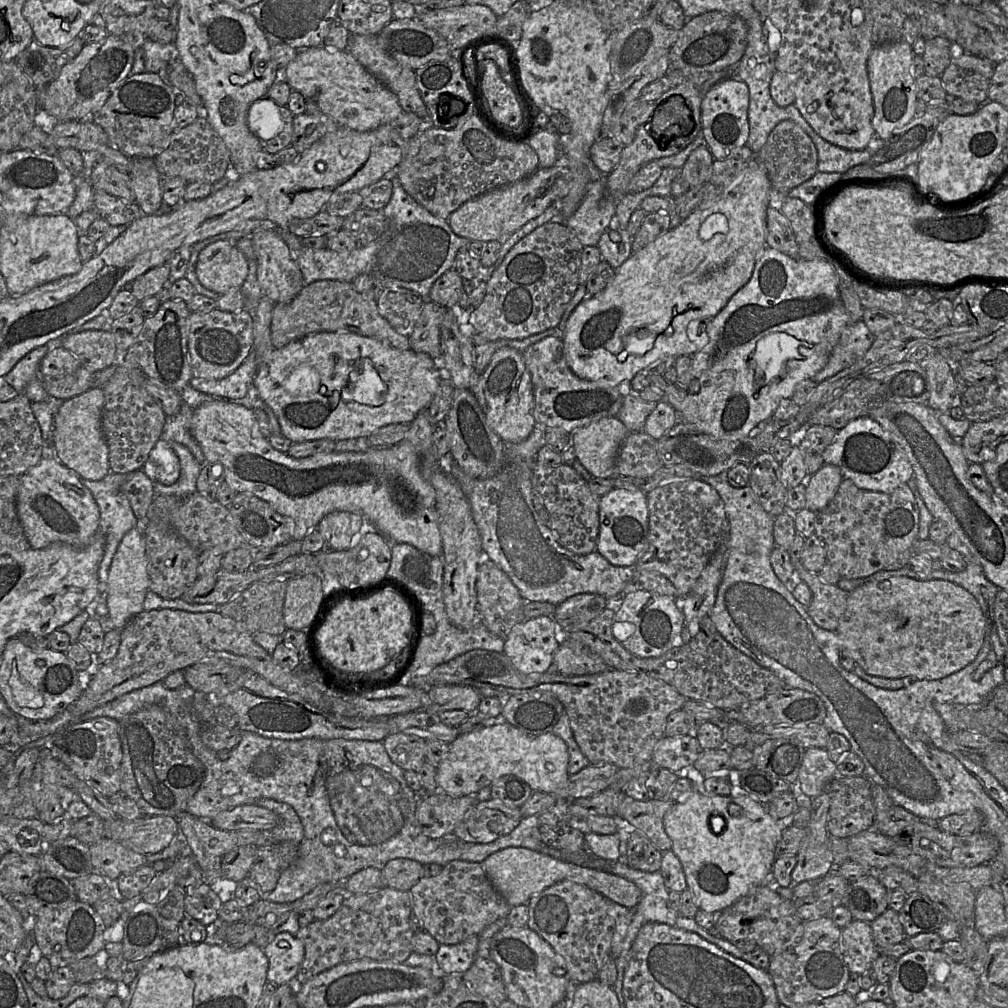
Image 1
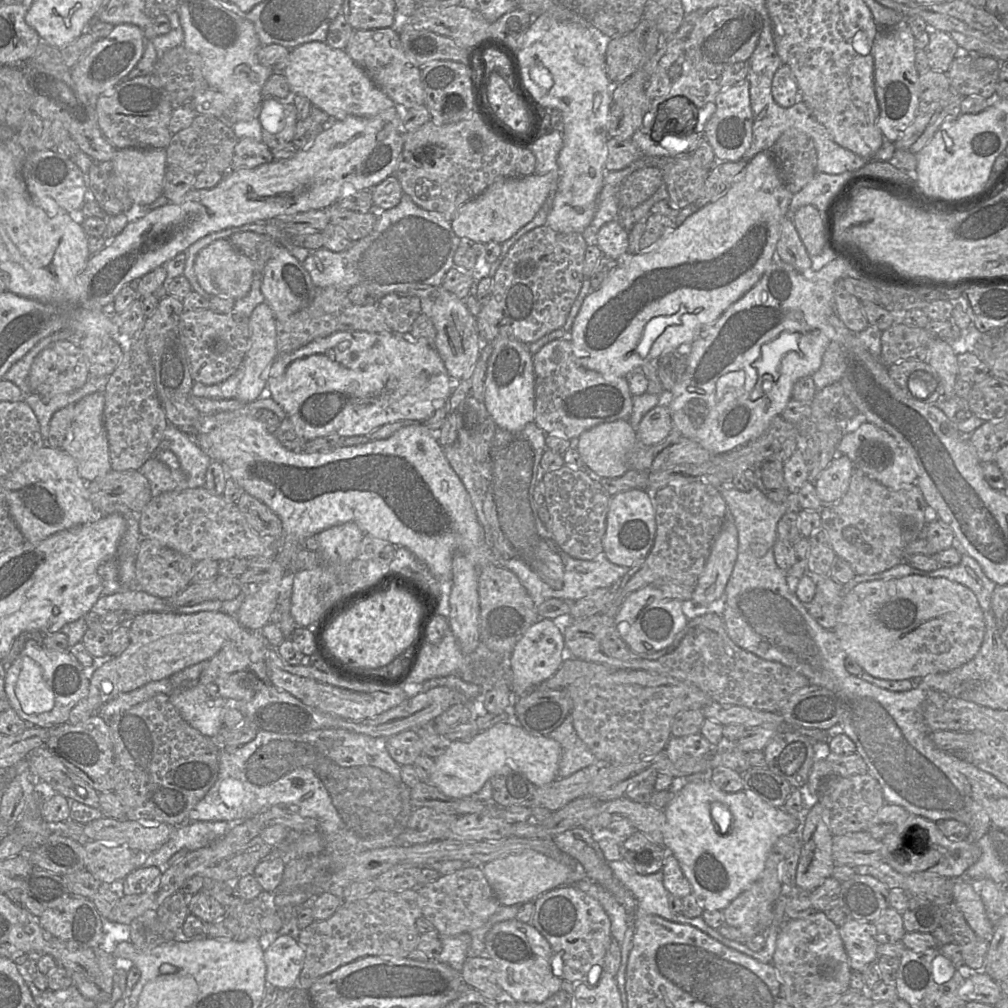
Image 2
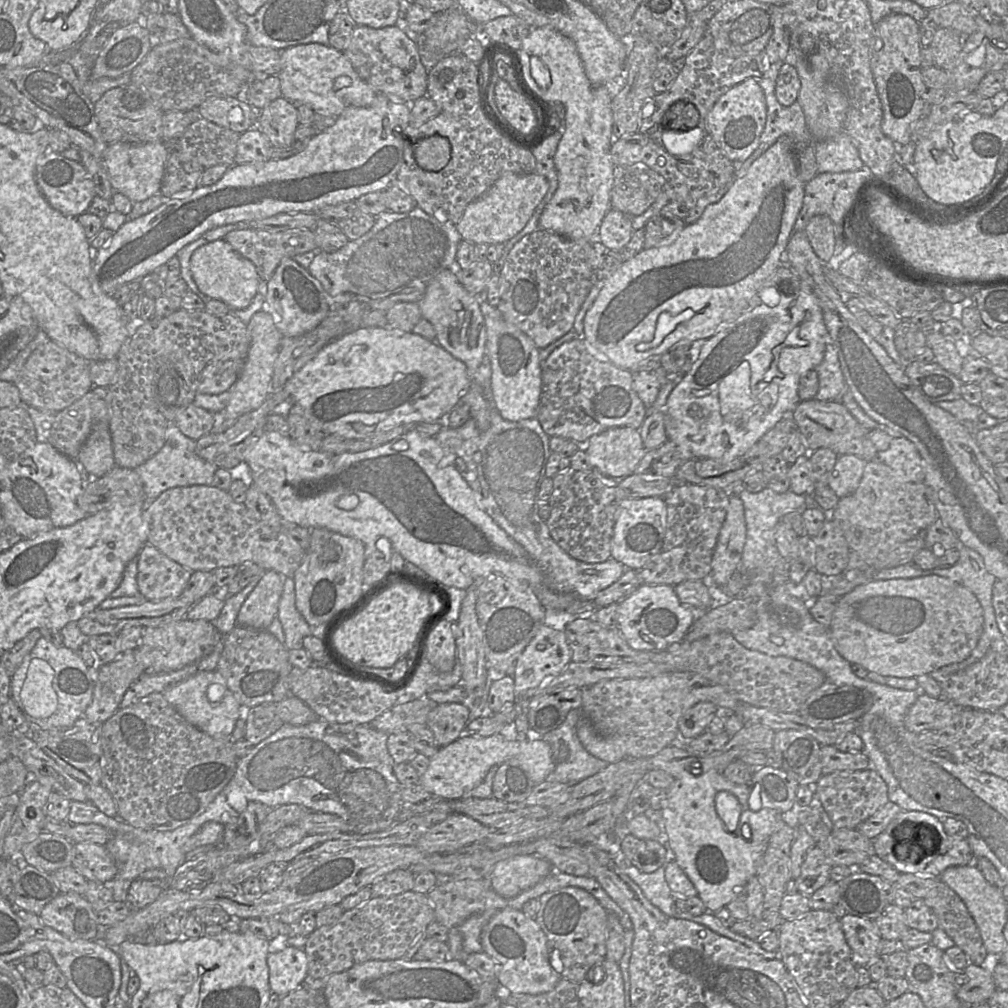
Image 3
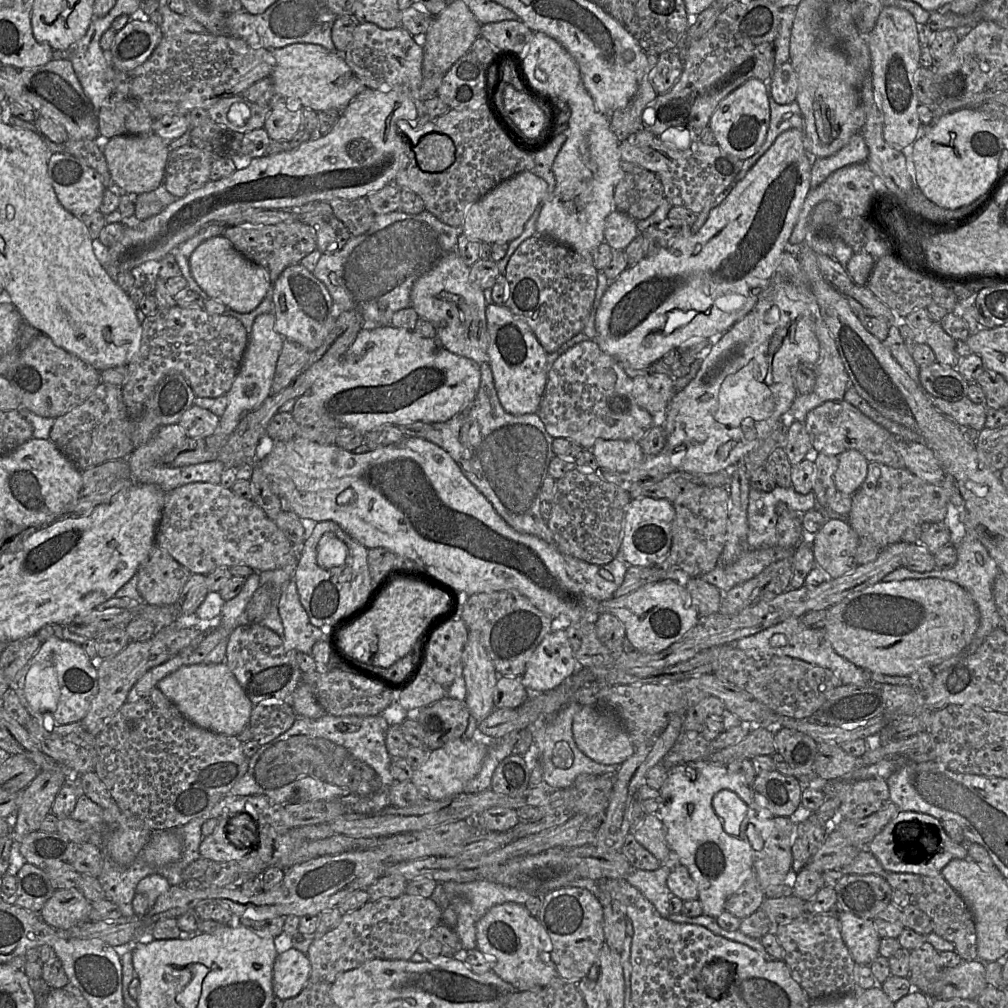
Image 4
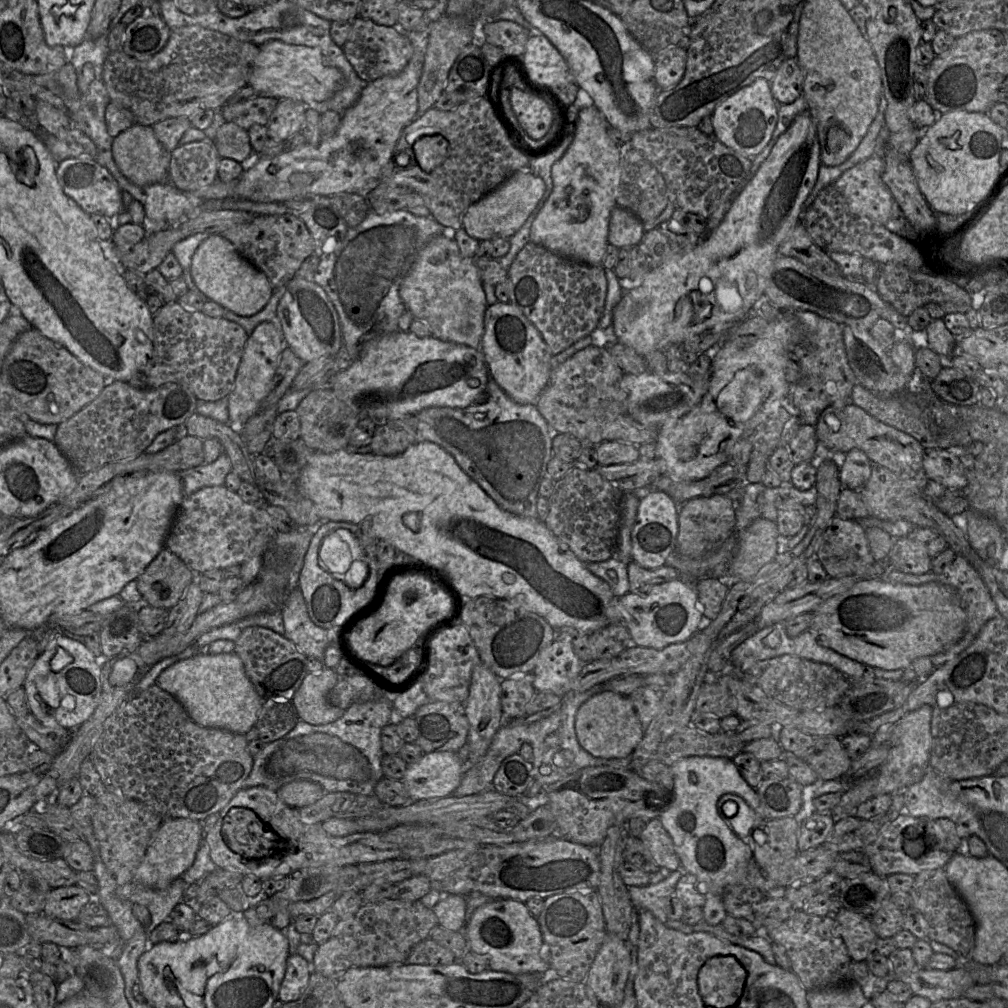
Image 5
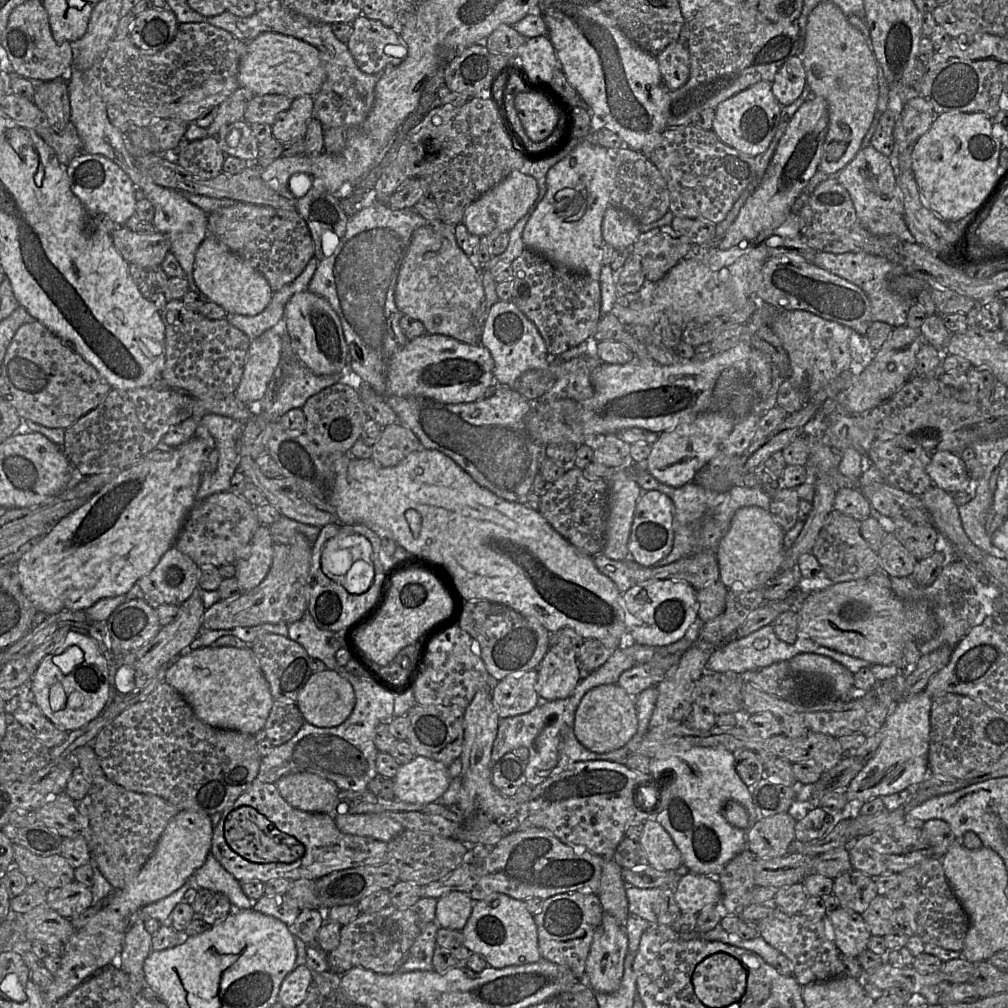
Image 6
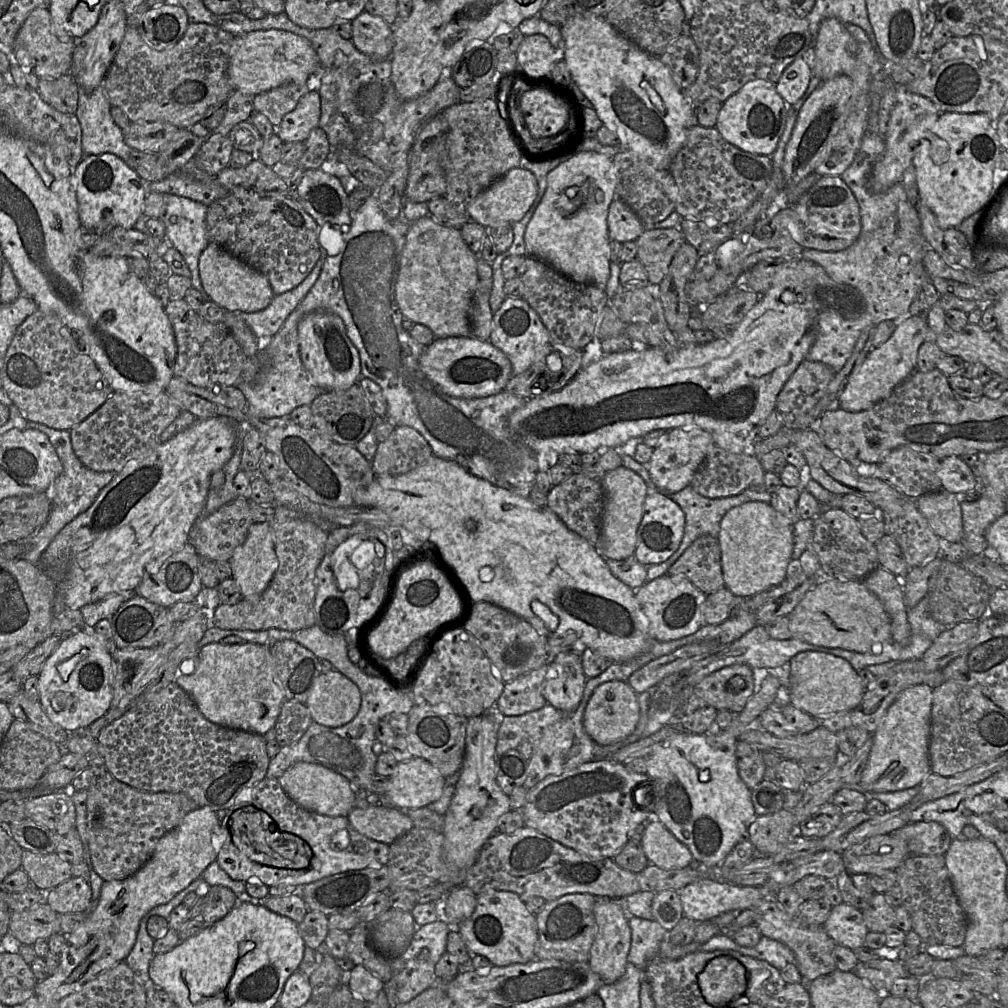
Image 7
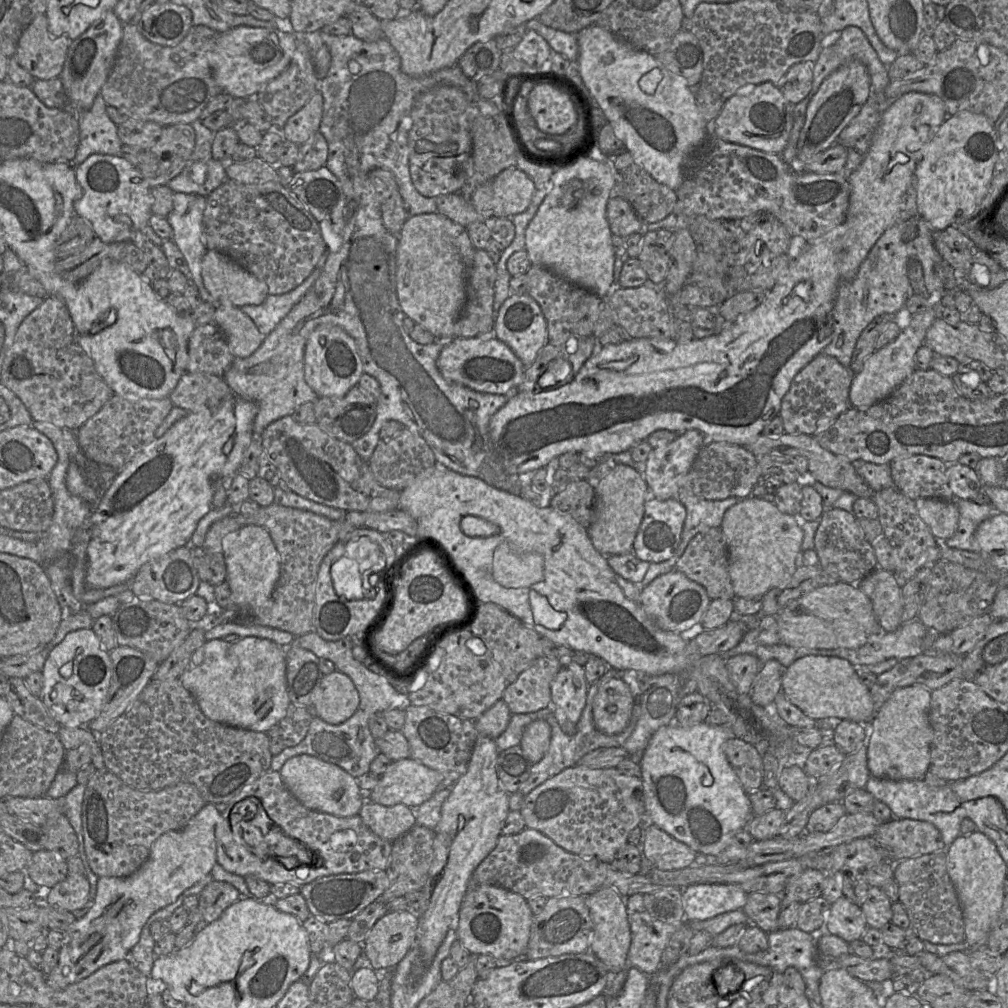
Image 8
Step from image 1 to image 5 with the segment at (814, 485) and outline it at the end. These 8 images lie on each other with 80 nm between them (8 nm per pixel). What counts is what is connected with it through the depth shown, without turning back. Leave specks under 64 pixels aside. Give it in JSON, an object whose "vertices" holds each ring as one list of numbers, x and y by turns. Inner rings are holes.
{"vertices":[[851,449,844,455,844,461,838,470,842,487,860,490,870,476,872,462,859,449]]}

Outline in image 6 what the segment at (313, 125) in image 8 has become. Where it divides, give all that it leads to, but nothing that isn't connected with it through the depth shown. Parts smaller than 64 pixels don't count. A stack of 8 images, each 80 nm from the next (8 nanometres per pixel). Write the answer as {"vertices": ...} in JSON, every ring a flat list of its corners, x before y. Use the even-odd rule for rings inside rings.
{"vertices":[[303,95,292,100,291,107,276,116,272,136,281,143,304,138,307,124,313,117,314,96]]}

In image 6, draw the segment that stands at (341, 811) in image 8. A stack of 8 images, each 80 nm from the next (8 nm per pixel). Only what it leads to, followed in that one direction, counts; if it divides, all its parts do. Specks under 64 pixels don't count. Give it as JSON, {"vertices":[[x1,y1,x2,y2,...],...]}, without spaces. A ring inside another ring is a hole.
{"vertices":[[309,772,284,775,275,784,288,804,306,812,330,813,340,792,334,782]]}

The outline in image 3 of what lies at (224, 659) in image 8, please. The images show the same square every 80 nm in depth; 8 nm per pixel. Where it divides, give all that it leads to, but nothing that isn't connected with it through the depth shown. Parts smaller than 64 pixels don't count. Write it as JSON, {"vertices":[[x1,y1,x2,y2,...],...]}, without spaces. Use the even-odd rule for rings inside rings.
{"vertices":[[216,670,197,671,187,680,164,690,163,695,188,723,217,739,231,739,236,721,243,711,225,679]]}

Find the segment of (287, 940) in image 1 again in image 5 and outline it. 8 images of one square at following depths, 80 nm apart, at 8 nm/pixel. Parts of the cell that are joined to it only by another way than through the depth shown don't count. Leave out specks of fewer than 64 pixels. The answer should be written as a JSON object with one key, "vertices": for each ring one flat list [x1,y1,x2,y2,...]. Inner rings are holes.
{"vertices":[[298,953,290,954,286,961,286,971,278,999,283,1003,298,1000,308,986,311,973,311,964]]}

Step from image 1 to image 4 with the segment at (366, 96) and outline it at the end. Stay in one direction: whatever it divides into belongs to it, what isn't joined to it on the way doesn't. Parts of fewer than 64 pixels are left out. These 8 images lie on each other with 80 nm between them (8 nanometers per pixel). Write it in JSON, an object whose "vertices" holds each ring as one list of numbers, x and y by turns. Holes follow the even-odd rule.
{"vertices":[[296,43,272,50,274,69,270,76,276,97,283,98,297,107,316,112,342,111,358,94,366,89,340,52,332,53,323,46]]}

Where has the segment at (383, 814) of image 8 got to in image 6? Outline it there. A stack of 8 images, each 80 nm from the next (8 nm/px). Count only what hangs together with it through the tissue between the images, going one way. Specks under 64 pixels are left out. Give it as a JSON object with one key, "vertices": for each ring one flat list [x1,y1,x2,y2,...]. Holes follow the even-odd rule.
{"vertices":[[345,814,334,818,339,831,390,842,405,829,398,821,382,814]]}

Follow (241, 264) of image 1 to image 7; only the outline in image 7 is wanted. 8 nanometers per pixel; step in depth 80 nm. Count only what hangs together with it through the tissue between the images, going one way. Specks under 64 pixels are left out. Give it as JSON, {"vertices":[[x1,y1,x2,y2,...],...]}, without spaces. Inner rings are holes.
{"vertices":[[210,241,199,258,199,275,210,299,229,312,257,312,272,301,274,292,268,278,244,261]]}

